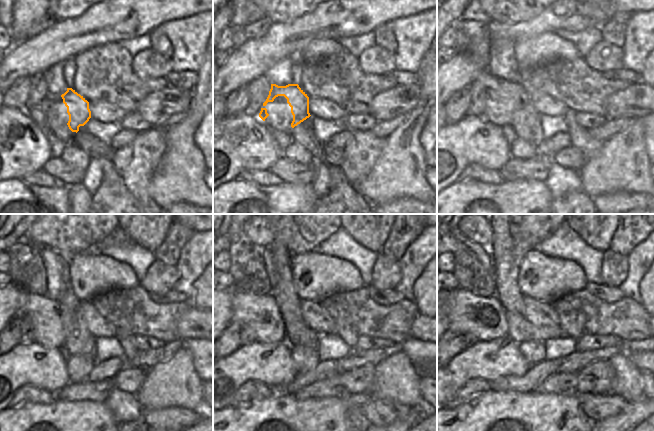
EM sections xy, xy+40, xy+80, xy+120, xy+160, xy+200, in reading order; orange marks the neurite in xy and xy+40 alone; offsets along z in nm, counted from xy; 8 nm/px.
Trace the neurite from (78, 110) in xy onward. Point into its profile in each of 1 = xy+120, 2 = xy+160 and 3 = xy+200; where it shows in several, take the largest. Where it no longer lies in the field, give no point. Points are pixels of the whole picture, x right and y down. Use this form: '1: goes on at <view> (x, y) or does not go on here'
1: goes on at xy+120 (42, 310)
2: goes on at xy+160 (259, 312)
3: goes on at xy+200 (465, 312)

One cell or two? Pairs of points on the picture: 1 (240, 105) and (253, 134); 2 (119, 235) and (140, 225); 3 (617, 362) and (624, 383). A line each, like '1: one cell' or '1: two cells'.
1: two cells
2: two cells
3: one cell

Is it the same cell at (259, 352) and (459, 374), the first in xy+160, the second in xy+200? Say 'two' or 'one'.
one

